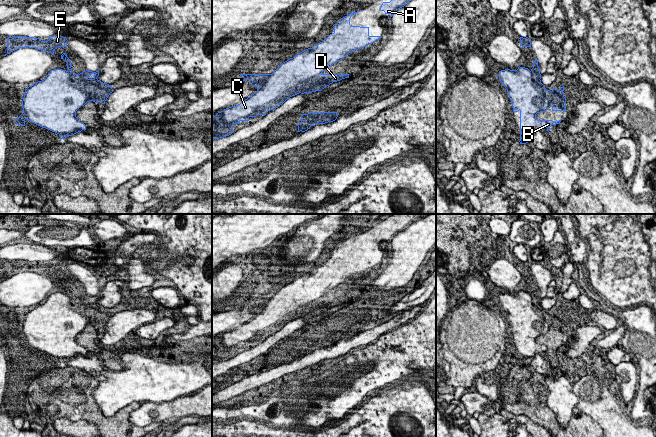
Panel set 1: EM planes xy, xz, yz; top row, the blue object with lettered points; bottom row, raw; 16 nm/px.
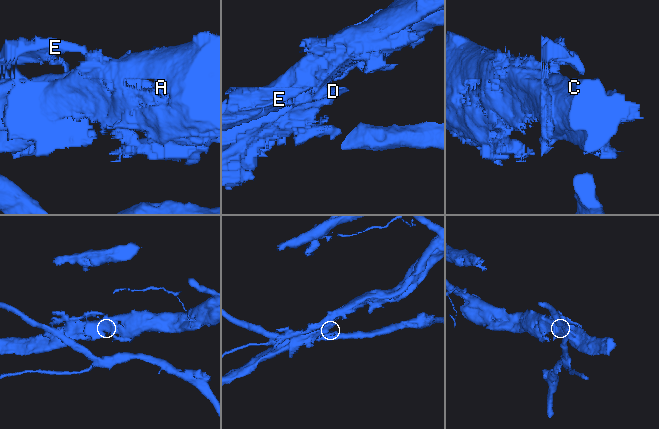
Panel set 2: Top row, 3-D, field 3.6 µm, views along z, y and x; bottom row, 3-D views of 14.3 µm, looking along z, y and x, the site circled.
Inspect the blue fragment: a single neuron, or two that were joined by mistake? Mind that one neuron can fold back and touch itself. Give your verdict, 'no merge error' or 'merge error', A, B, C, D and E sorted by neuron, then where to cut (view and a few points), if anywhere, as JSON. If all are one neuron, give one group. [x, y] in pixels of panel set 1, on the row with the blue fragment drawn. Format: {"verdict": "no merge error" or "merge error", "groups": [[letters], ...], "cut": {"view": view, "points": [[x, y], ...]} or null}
{"verdict": "no merge error", "groups": [["A", "B", "C", "D", "E"]], "cut": null}

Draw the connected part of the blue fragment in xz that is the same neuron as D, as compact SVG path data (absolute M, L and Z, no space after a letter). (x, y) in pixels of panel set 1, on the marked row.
M358 12L347 14L341 18L339 24L333 25L334 32L323 42L315 44L312 48L308 48L283 62L272 74L239 74L243 81L250 80L252 86L258 86L259 88L240 104L226 108L212 117L212 140L231 135L234 124L249 121L250 117L256 117L257 115L266 115L268 111L275 110L292 96L299 93L309 94L321 91L333 82L349 78L349 74L323 74L322 72L344 59L347 54L364 48L381 38L381 36L370 36L369 27L350 25L351 16Z

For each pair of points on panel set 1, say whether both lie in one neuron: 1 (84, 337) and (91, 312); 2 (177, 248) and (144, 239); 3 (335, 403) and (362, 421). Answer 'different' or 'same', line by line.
1: same
2: different
3: different

